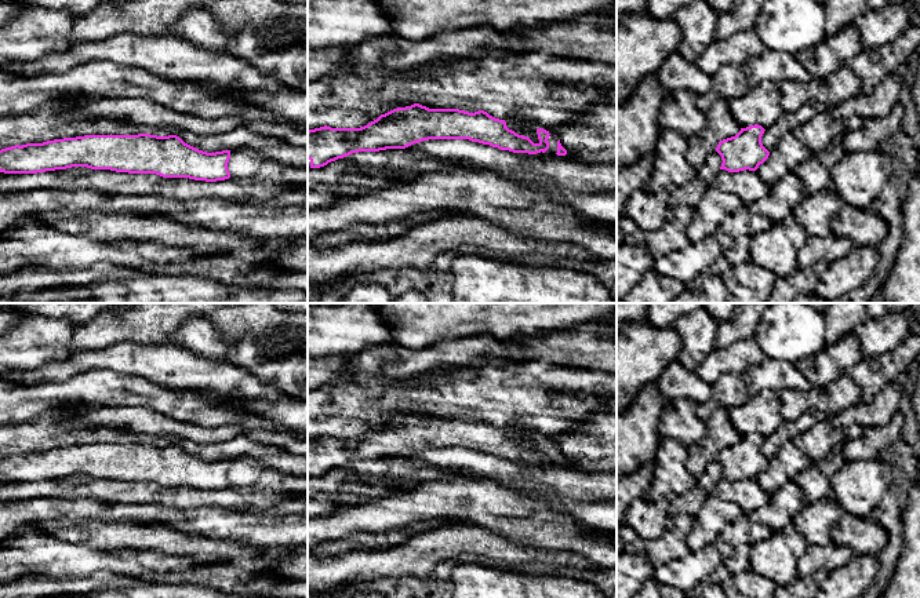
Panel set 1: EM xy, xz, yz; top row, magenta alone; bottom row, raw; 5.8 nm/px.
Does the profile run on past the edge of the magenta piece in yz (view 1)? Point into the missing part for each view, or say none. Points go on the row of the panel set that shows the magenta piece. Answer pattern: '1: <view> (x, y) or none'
1: none

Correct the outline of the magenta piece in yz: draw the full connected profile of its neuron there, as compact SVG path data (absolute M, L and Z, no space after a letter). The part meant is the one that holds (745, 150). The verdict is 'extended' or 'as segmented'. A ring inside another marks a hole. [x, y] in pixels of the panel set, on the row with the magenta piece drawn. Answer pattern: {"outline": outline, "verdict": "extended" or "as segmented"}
{"outline": "M754 124L741 128L735 136L720 141L716 147L723 160L720 169L728 172L756 171L770 156L761 143L764 131L761 125Z", "verdict": "as segmented"}

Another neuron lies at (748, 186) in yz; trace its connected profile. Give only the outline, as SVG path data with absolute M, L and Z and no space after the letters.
M719 169L710 185L721 192L732 193L746 207L767 196L771 189L756 171L749 169L739 172Z

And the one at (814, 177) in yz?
M843 135L834 136L823 150L812 154L793 171L800 179L804 196L832 187L830 168L844 153Z

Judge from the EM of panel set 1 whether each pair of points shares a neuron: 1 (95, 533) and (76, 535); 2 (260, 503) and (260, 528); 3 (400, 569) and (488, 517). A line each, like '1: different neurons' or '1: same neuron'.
1: same neuron
2: different neurons
3: different neurons

